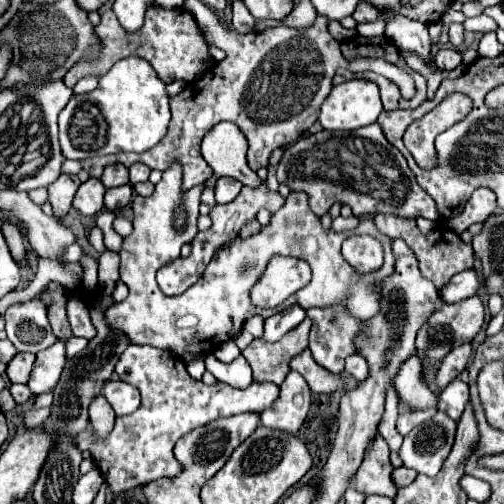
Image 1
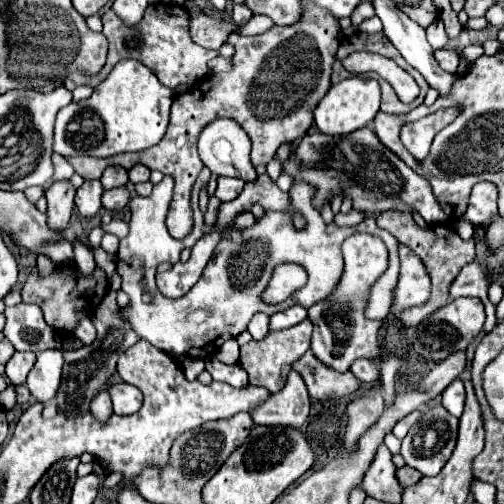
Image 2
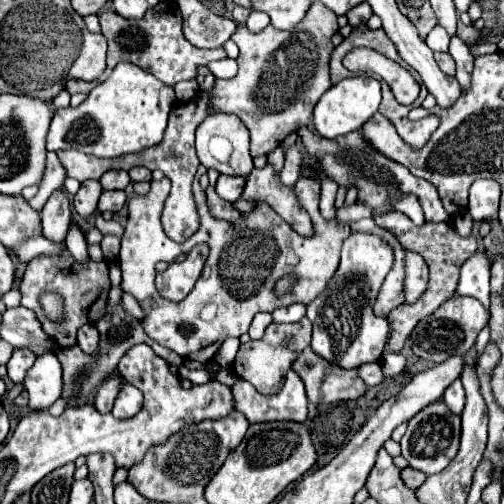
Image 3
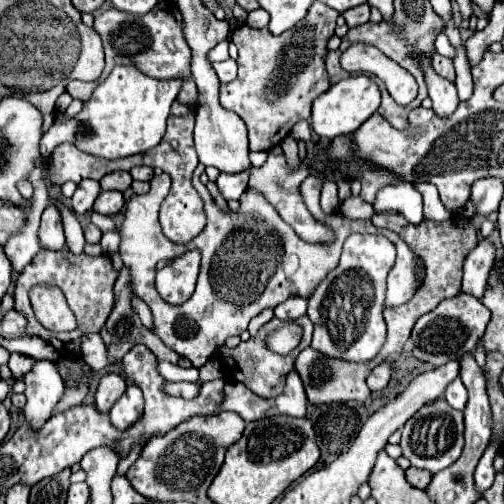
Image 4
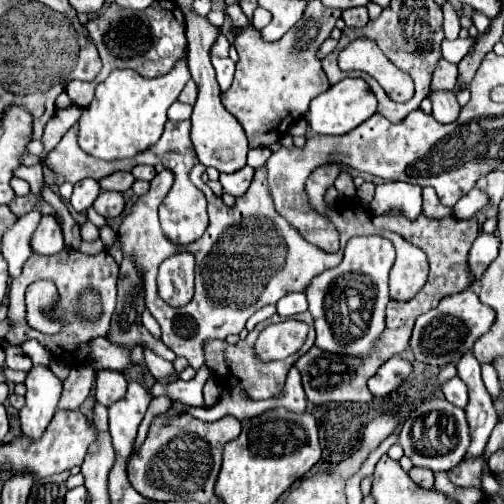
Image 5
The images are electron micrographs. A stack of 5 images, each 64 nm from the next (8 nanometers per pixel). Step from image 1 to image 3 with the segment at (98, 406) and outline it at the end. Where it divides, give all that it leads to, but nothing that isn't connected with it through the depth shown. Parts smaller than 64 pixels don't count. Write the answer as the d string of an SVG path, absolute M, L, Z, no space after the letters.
M118 376L108 378L108 380L104 380L104 384L100 384L96 400L94 400L94 406L96 406L96 410L100 414L108 414L112 410L114 400L116 400L120 388L122 388L122 380Z

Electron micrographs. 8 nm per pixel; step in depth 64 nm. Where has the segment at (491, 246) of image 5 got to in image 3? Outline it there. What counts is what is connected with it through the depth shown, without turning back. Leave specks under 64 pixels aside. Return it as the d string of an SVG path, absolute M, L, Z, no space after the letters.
M476 252L462 266L456 294L472 296L488 308L490 306L490 284L488 282L490 282L490 260L484 252Z

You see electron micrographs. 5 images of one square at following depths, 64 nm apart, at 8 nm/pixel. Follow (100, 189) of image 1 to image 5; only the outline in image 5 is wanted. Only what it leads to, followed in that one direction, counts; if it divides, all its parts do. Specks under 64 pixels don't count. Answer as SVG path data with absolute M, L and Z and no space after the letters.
M92 178L80 180L78 184L74 184L74 194L72 194L72 198L70 198L72 208L74 208L76 212L86 212L86 210L94 204L94 200L98 198L100 190L102 190L102 188L100 188L100 184L98 184L96 180L92 180Z

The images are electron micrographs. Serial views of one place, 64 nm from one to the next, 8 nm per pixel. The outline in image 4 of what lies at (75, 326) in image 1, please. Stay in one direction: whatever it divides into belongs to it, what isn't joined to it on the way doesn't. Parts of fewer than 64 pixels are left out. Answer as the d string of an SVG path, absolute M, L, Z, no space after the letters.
M86 334L82 338L82 358L94 372L100 372L102 368L116 362L108 358L108 350L100 334Z

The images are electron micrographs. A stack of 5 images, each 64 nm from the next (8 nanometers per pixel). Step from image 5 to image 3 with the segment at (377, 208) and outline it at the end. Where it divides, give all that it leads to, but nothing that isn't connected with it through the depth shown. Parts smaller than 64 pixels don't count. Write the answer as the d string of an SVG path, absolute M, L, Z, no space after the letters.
M404 194L402 198L394 198L394 200L390 200L390 206L392 206L394 210L404 212L414 224L418 224L418 226L424 224L424 214L422 214L422 208L420 208L416 196L412 196L412 194Z

